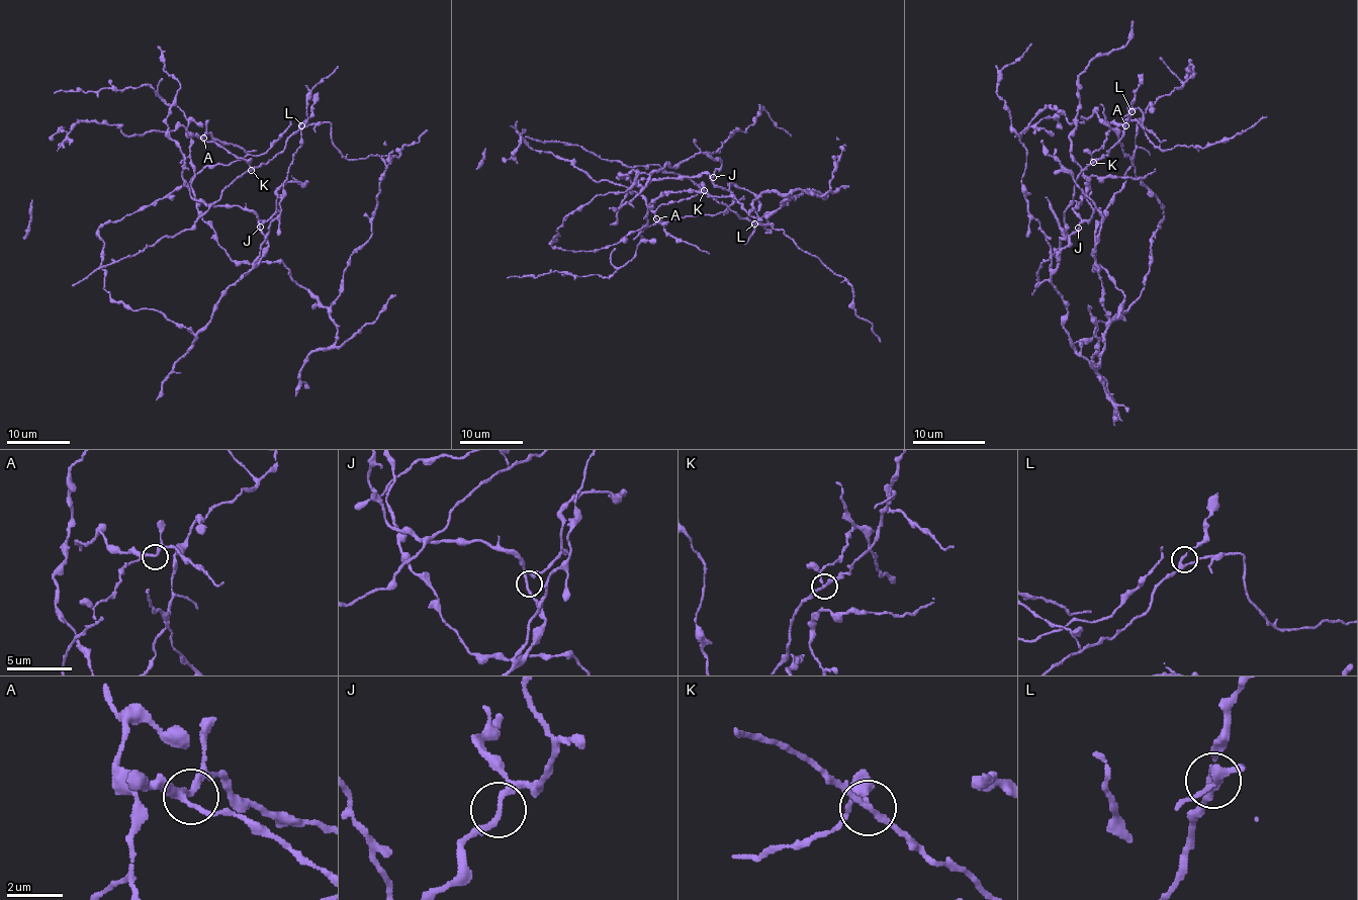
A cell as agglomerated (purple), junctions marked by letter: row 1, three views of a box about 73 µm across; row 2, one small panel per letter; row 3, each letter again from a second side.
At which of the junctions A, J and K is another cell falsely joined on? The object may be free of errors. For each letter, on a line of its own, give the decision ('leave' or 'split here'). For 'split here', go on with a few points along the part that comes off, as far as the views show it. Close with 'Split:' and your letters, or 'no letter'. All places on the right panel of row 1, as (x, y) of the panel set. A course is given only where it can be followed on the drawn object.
A: leave
J: leave
K: split here | (1093, 162), (1122, 139), (1133, 111), (1139, 107), (1146, 137), (1160, 149), (1203, 148), (1233, 139), (1267, 116)
Split: K

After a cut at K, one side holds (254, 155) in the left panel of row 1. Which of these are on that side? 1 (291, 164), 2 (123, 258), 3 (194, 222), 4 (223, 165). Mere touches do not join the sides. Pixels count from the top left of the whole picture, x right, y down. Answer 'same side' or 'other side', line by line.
1: same side
2: other side
3: other side
4: same side

